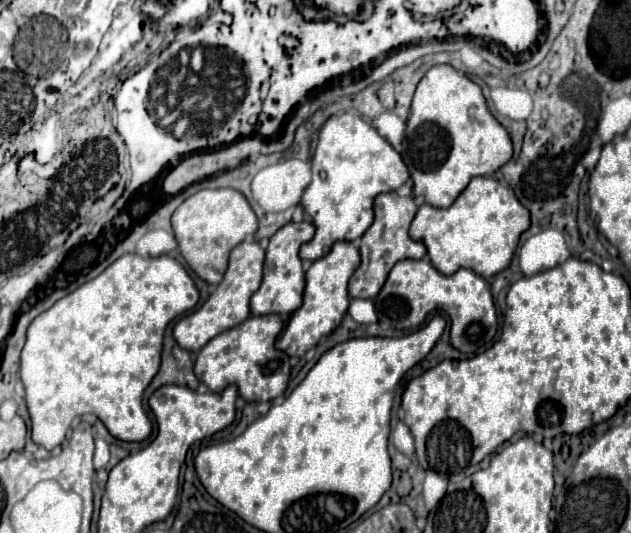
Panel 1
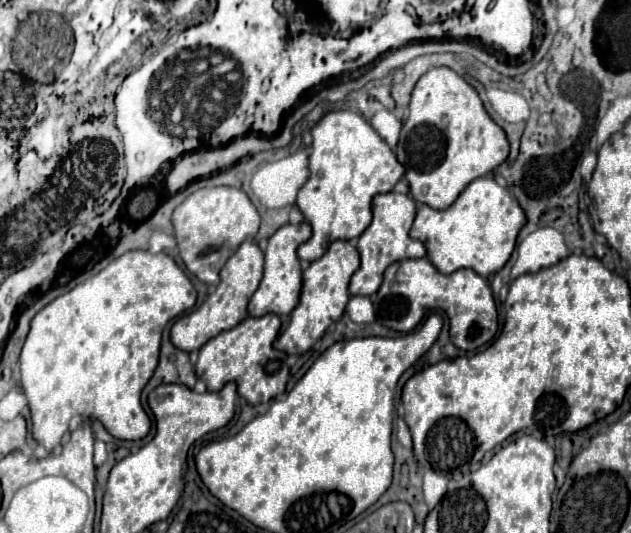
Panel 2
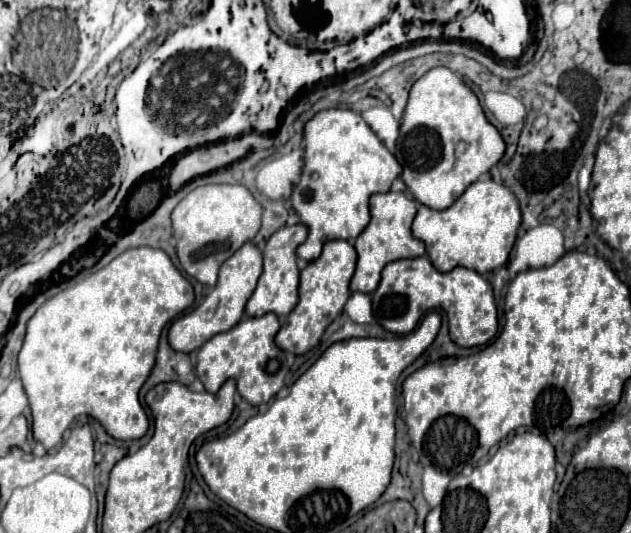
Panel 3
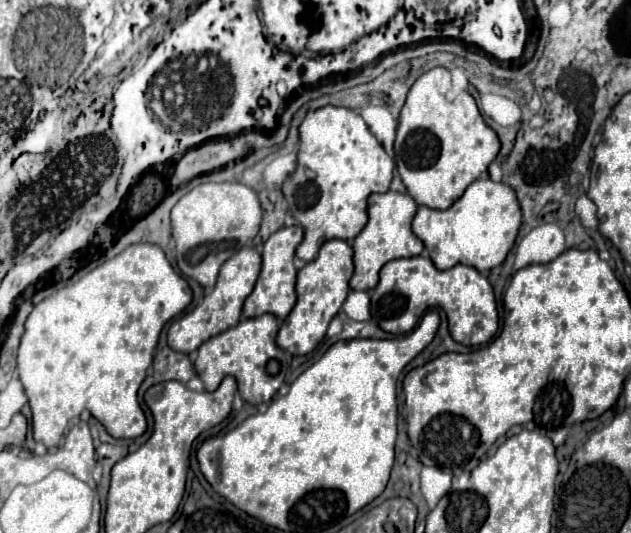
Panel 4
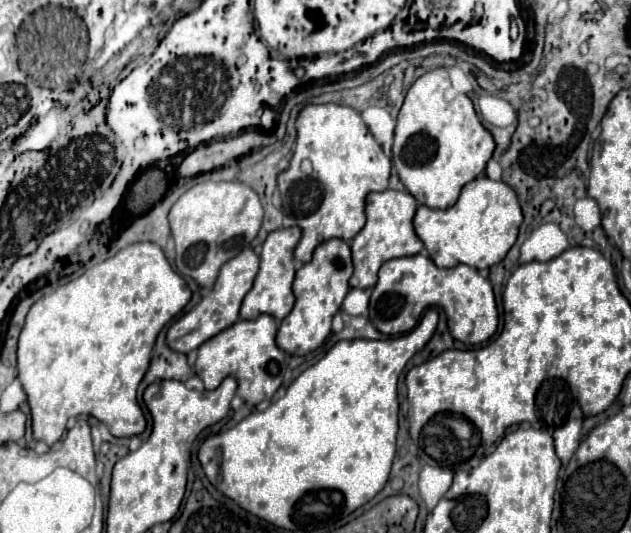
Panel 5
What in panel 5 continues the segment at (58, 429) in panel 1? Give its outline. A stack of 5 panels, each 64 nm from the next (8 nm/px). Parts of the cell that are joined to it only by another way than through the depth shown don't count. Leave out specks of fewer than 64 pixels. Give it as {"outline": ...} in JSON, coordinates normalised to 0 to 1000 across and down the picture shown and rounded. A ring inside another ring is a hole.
{"outline":[[[216,454],[63,559],[48,578],[29,638],[29,713],[51,765],[54,822],[76,837],[89,833],[105,807],[108,784],[124,777],[155,784],[181,818],[222,814],[231,788],[216,750],[216,728],[235,694],[250,623],[292,582],[301,555],[298,533],[273,507],[257,465],[241,454]]]}

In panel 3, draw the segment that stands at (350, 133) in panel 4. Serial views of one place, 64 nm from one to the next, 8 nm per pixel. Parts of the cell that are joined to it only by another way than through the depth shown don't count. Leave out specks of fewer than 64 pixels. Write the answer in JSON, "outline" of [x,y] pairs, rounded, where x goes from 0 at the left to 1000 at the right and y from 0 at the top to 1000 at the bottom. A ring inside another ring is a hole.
{"outline":[[[520,203],[498,214],[482,236],[482,311],[475,341],[463,353],[463,394],[475,405],[475,417],[488,424],[488,447],[472,462],[469,477],[479,488],[501,488],[510,462],[523,450],[561,450],[586,417],[583,371],[596,360],[615,360],[624,334],[634,326],[631,300],[609,278],[599,255],[583,240],[574,218],[552,203]]]}

